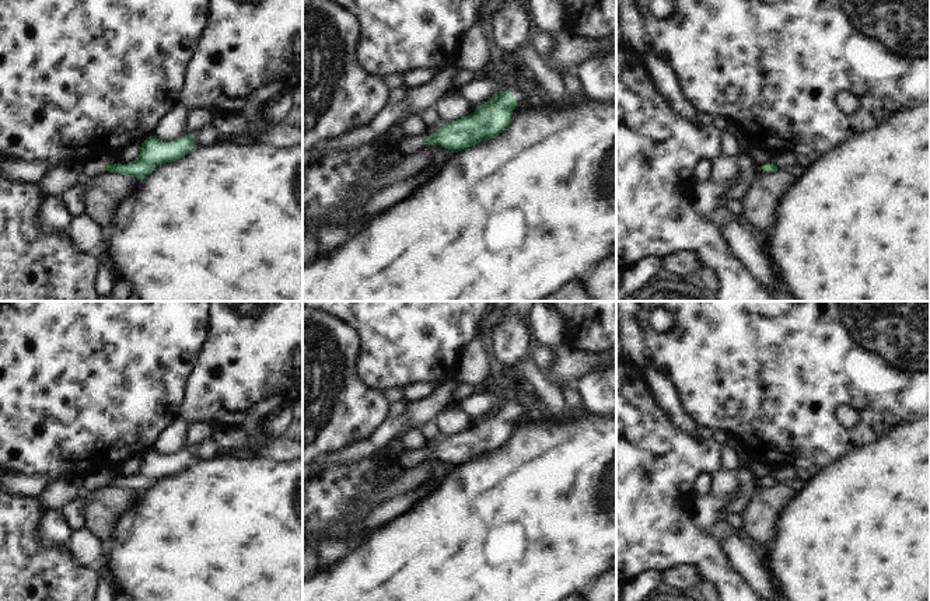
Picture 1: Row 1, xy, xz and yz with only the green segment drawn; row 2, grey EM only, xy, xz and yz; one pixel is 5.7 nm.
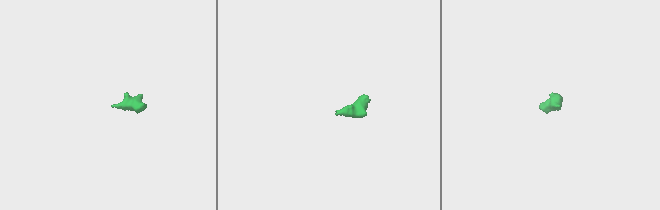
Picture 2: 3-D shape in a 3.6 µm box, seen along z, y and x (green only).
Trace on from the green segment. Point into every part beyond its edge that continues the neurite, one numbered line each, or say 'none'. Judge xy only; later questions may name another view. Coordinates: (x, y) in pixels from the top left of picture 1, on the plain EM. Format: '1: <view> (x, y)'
1: xy (95, 481)

